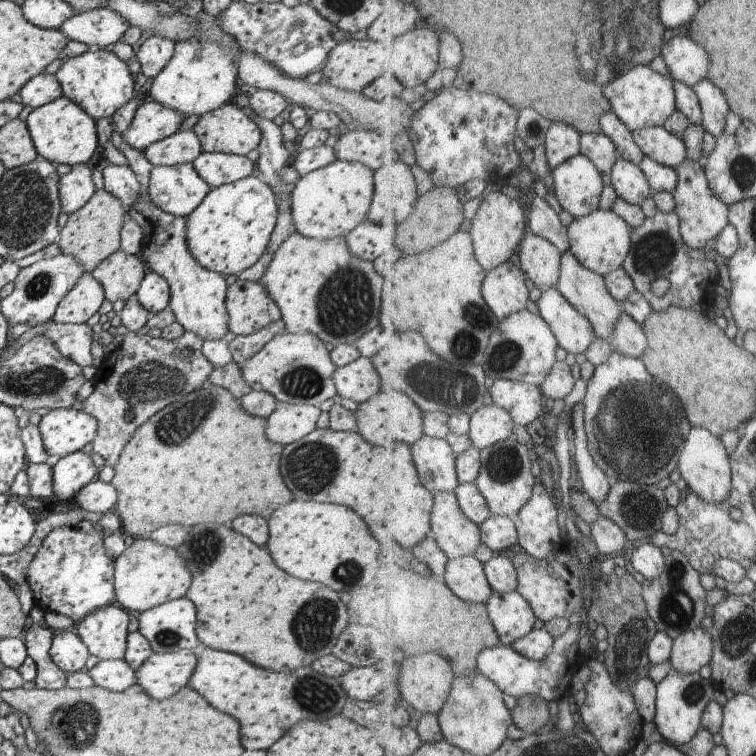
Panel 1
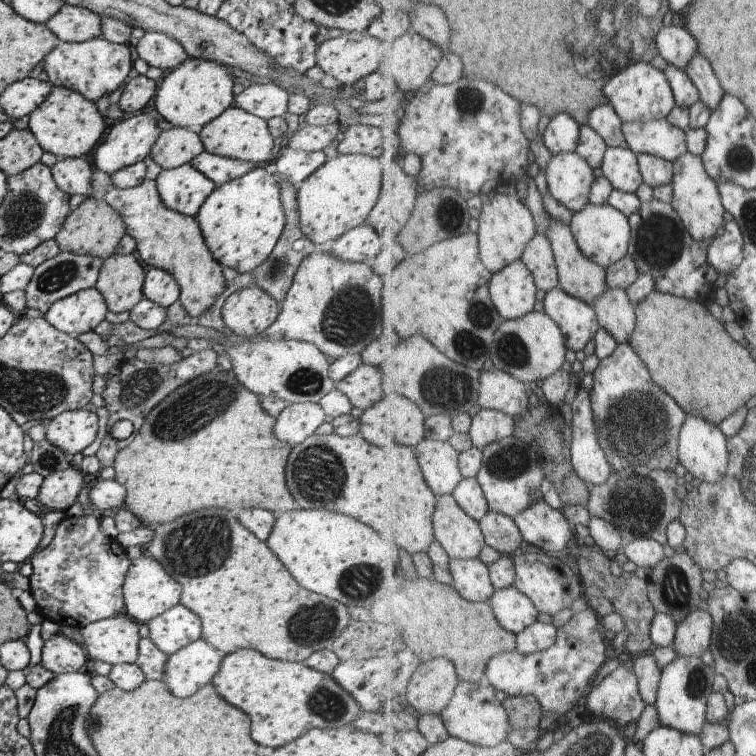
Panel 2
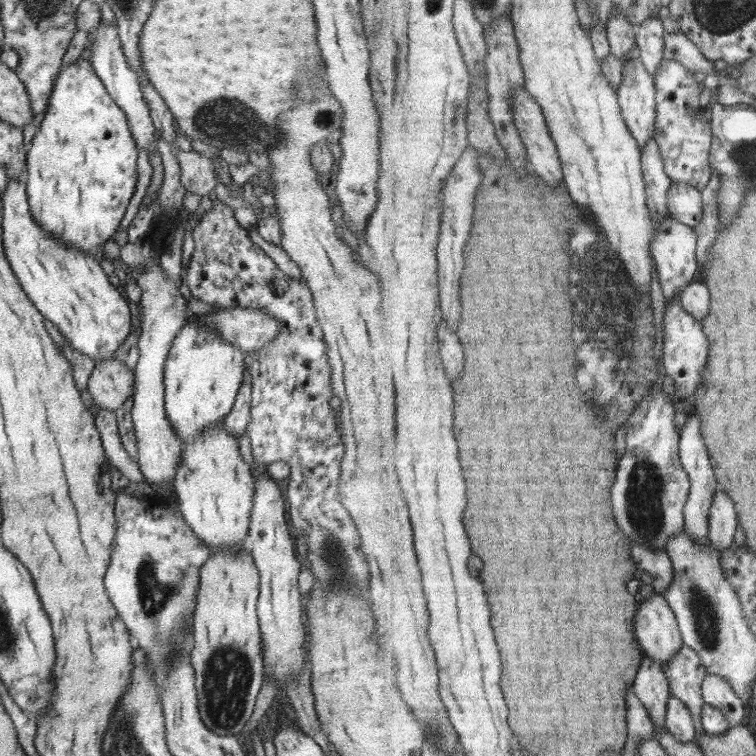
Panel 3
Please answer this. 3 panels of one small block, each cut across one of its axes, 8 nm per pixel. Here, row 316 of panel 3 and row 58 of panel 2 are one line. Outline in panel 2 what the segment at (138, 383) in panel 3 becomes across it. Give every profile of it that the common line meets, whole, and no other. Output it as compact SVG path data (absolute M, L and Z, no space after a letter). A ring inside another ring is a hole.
M154 30L144 34L136 44L134 55L145 60L150 67L160 68L160 70L176 69L188 58L184 46L178 40Z

